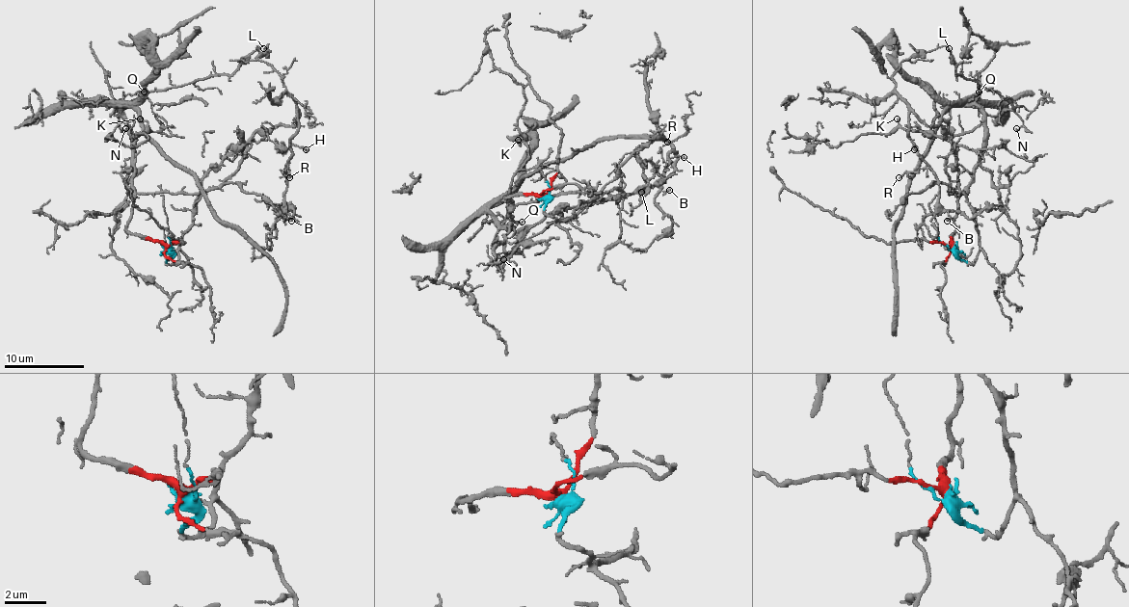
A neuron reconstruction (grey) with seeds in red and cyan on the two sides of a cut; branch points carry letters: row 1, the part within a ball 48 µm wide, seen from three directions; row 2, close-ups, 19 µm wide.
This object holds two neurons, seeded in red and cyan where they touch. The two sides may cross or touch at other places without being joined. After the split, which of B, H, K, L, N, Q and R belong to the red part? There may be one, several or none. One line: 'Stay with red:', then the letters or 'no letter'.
Stay with red: K, N, Q

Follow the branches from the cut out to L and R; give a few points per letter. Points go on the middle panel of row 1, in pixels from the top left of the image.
L: (546, 196), (544, 211), (558, 222), (580, 201), (652, 187), (676, 161), (664, 138), (636, 149), (642, 192)
R: (546, 196), (558, 222), (580, 201), (652, 187), (672, 171), (668, 142)

